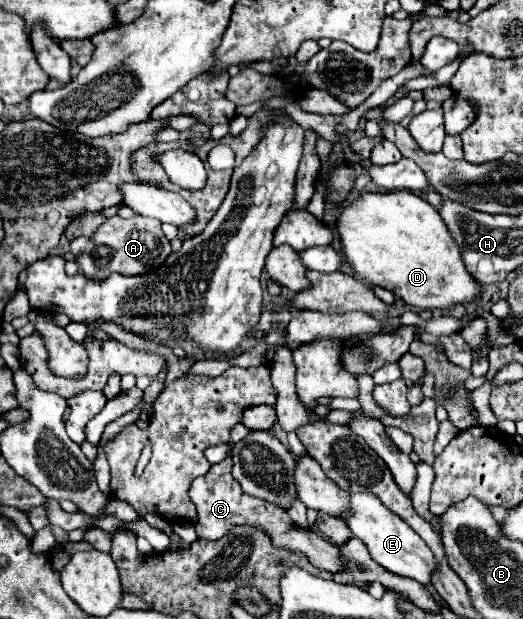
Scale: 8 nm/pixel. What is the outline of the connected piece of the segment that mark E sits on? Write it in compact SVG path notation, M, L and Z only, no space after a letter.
M370 492L350 494L350 508L348 508L348 516L344 518L344 522L350 528L352 536L360 538L366 544L372 560L378 562L382 568L398 576L412 578L424 586L430 584L430 572L436 568L436 560L430 548L400 516L388 510L382 504L382 500L378 500L374 494Z

